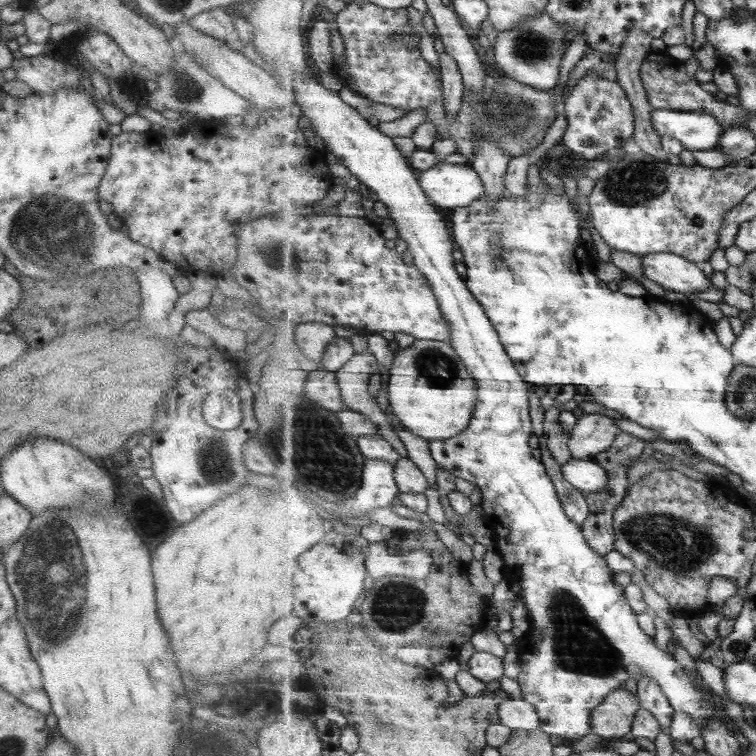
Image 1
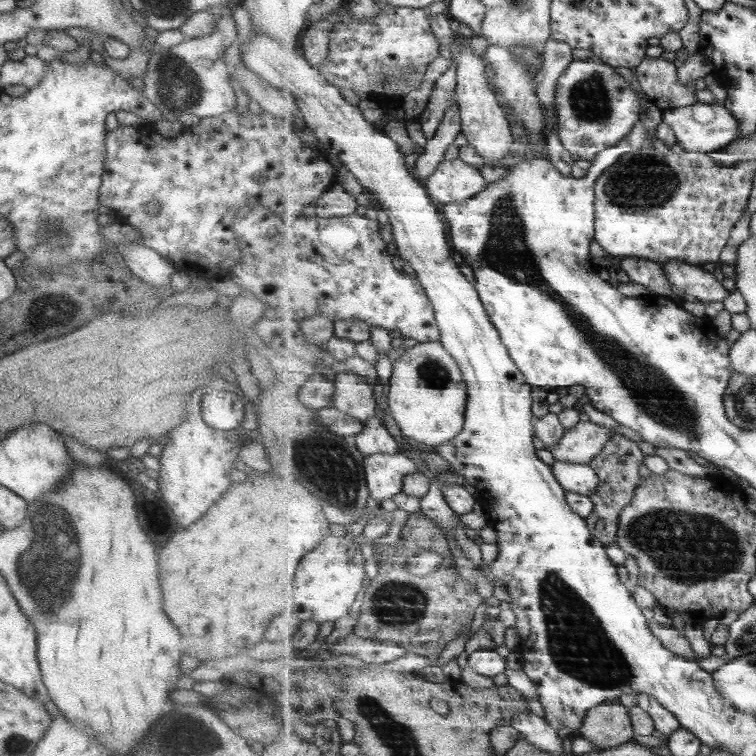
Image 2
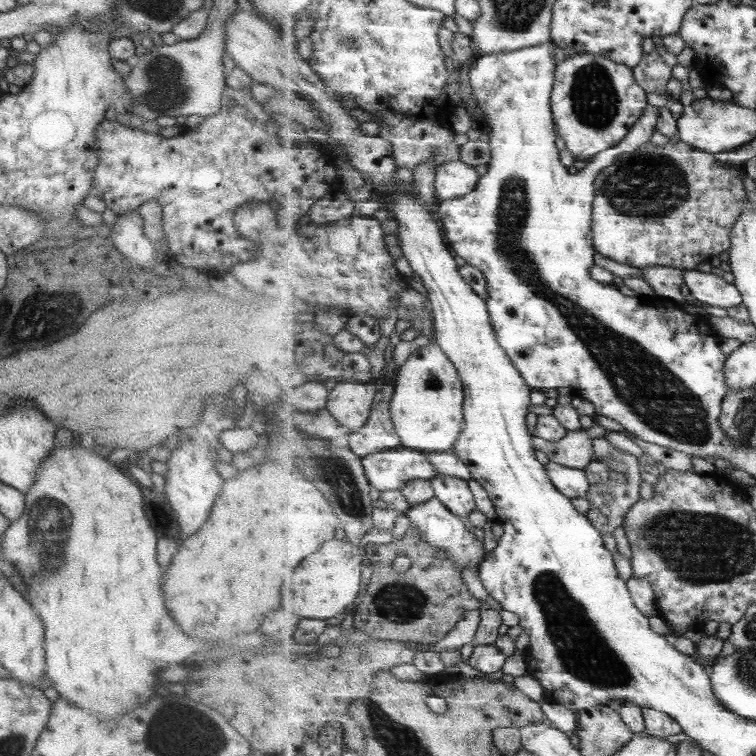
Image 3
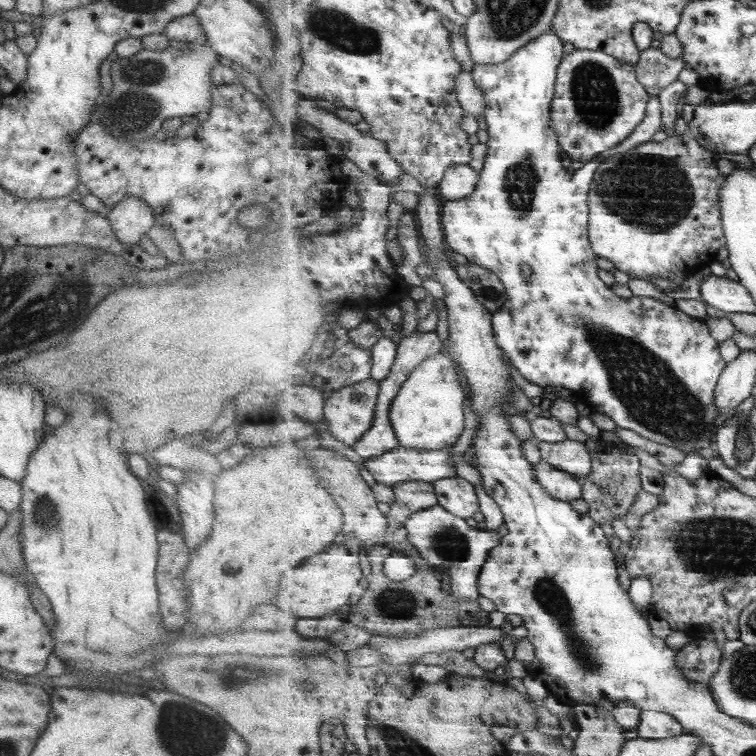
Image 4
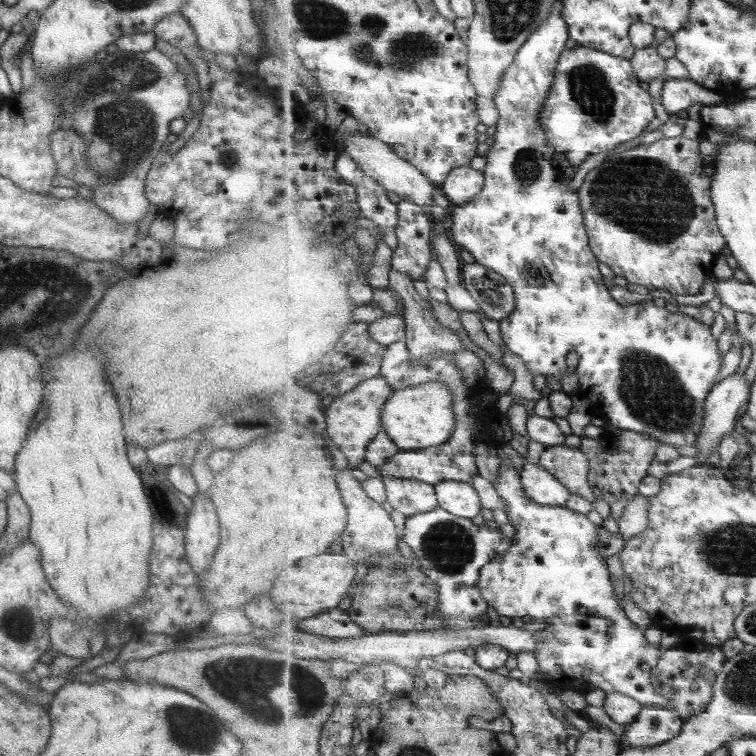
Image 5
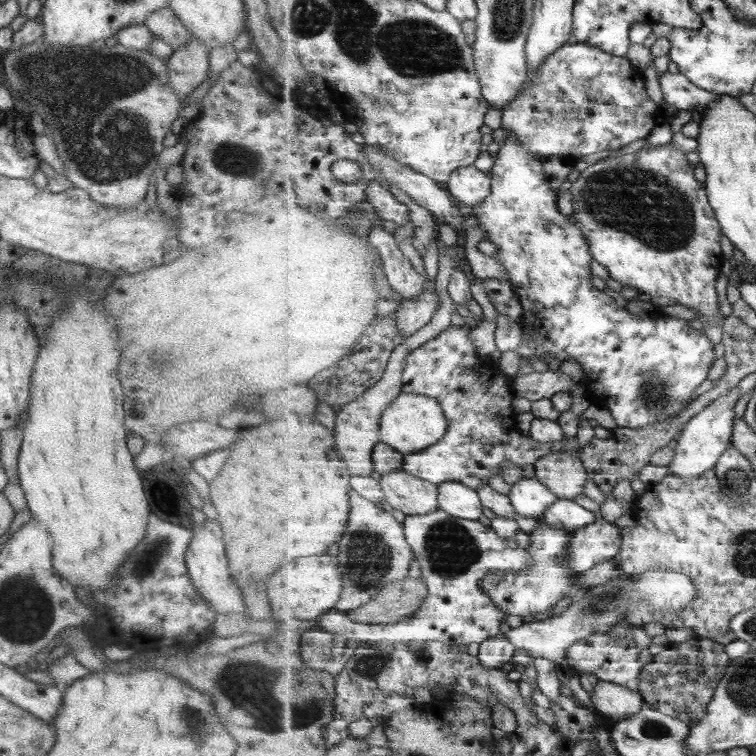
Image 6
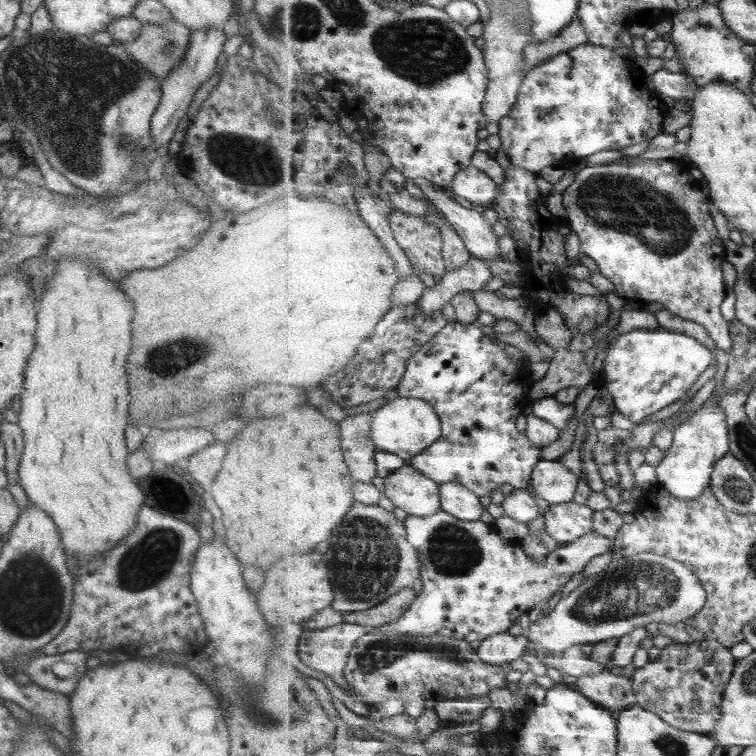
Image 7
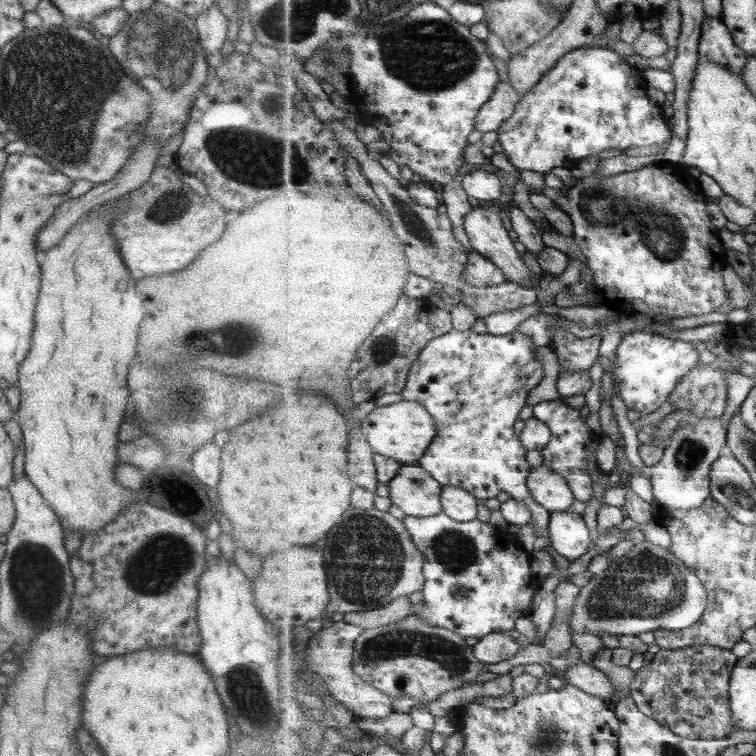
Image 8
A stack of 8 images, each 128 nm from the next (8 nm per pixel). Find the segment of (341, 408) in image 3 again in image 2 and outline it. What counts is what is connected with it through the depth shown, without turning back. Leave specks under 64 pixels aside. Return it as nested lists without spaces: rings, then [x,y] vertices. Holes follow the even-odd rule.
[[[339,373],[335,376],[334,406],[363,422],[380,414],[375,392],[366,379],[355,373]]]

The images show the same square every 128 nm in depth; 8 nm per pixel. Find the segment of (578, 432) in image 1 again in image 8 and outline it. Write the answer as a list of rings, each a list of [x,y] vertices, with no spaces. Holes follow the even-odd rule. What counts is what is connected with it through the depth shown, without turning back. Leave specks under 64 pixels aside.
[[[545,464],[532,469],[528,486],[535,500],[550,513],[569,510],[576,499],[567,479]]]

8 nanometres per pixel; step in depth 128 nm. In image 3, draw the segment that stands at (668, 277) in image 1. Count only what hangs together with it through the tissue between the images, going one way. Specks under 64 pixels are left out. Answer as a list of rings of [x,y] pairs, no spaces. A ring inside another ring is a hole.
[[[684,269],[683,276],[692,301],[699,305],[724,309],[743,305],[738,287],[724,280],[722,276],[697,269]]]

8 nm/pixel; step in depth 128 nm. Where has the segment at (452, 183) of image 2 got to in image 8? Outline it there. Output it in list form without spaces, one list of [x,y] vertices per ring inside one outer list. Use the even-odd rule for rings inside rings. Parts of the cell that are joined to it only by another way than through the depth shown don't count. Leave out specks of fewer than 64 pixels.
[[[481,168],[463,176],[463,188],[469,196],[477,200],[491,202],[503,196],[503,181],[497,174]]]

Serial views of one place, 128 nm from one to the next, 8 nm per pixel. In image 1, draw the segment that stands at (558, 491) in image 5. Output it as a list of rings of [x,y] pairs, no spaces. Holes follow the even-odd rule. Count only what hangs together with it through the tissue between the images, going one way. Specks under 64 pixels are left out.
[[[572,459],[562,471],[564,477],[585,495],[600,493],[609,484],[608,472],[595,460]]]

